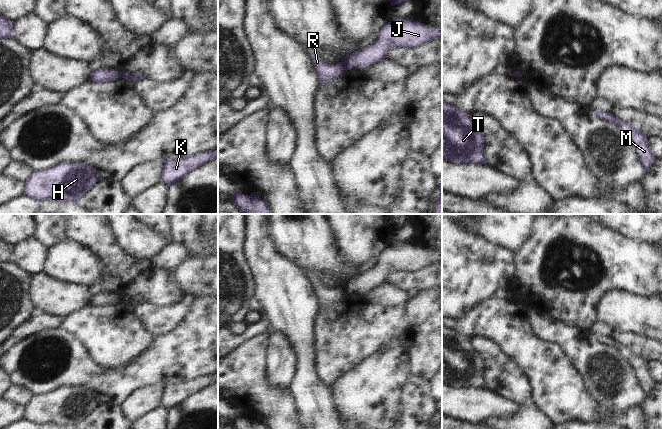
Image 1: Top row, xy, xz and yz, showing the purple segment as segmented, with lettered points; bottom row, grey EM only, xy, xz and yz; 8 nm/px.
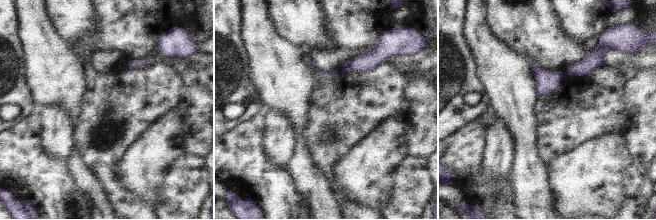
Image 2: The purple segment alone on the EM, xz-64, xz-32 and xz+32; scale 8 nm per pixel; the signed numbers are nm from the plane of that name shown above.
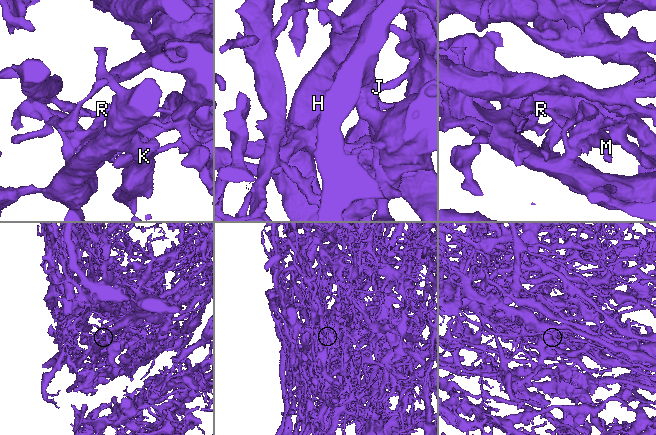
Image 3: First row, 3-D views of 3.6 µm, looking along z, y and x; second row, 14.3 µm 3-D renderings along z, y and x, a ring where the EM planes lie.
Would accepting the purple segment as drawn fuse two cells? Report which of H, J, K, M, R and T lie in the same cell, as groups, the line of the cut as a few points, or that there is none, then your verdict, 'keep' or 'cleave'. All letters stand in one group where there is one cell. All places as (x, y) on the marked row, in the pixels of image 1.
H J K T / M R | xz (343, 62), (345, 68) | cleave

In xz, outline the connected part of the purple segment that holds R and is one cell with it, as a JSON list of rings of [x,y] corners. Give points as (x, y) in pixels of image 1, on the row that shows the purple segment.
[[[309,52],[309,56],[318,74],[319,83],[327,83],[345,70],[345,63],[343,61],[333,65],[327,65],[321,61],[317,52]]]

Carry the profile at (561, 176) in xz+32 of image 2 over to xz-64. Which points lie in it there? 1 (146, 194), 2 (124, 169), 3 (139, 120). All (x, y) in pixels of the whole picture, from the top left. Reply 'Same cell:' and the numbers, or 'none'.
Same cell: 1, 2

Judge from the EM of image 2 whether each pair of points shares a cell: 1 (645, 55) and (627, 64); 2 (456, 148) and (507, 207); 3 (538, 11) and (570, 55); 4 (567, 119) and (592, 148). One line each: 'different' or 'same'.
1: same
2: same
3: same
4: different

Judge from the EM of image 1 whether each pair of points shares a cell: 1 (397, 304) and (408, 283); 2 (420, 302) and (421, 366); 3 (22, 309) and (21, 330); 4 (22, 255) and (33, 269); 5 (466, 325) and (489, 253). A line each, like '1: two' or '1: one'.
1: two
2: one
3: two
4: one
5: two

